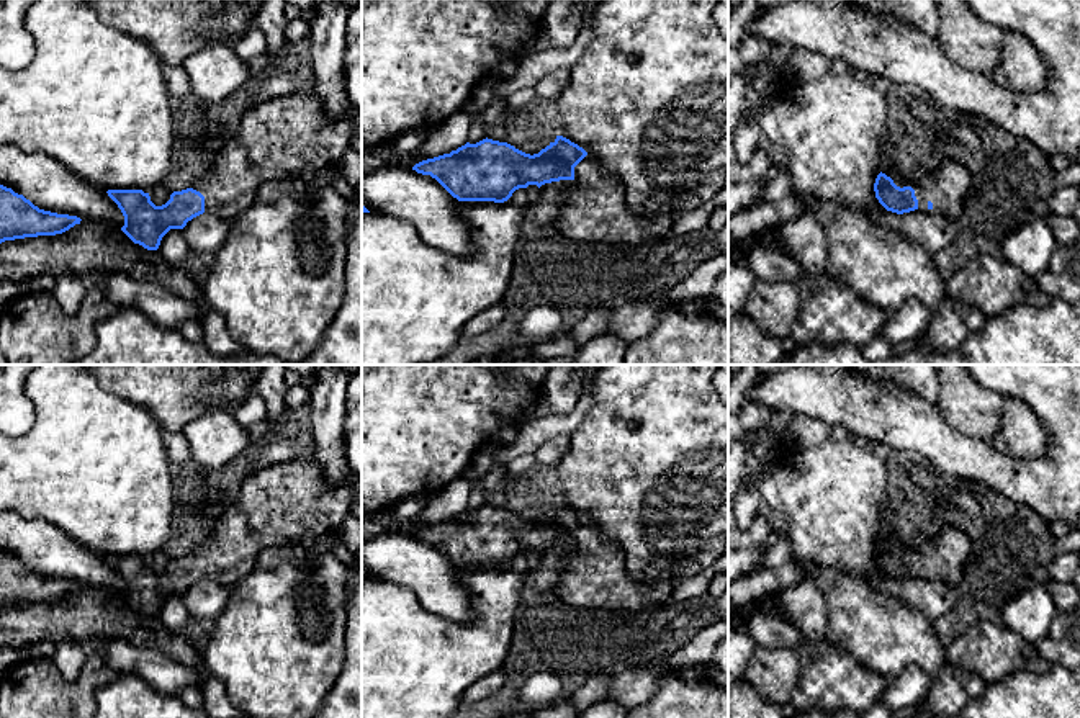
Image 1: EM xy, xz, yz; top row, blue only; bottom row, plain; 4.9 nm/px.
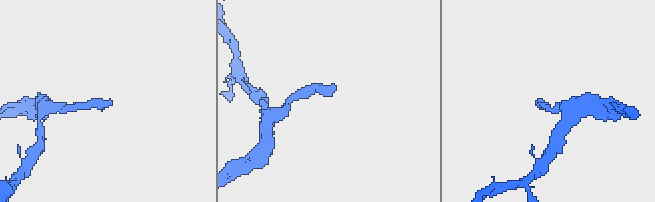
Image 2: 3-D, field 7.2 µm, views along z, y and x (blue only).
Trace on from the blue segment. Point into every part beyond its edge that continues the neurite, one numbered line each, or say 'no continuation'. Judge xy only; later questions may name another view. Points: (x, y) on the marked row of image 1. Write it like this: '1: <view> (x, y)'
1: xy (290, 136)

